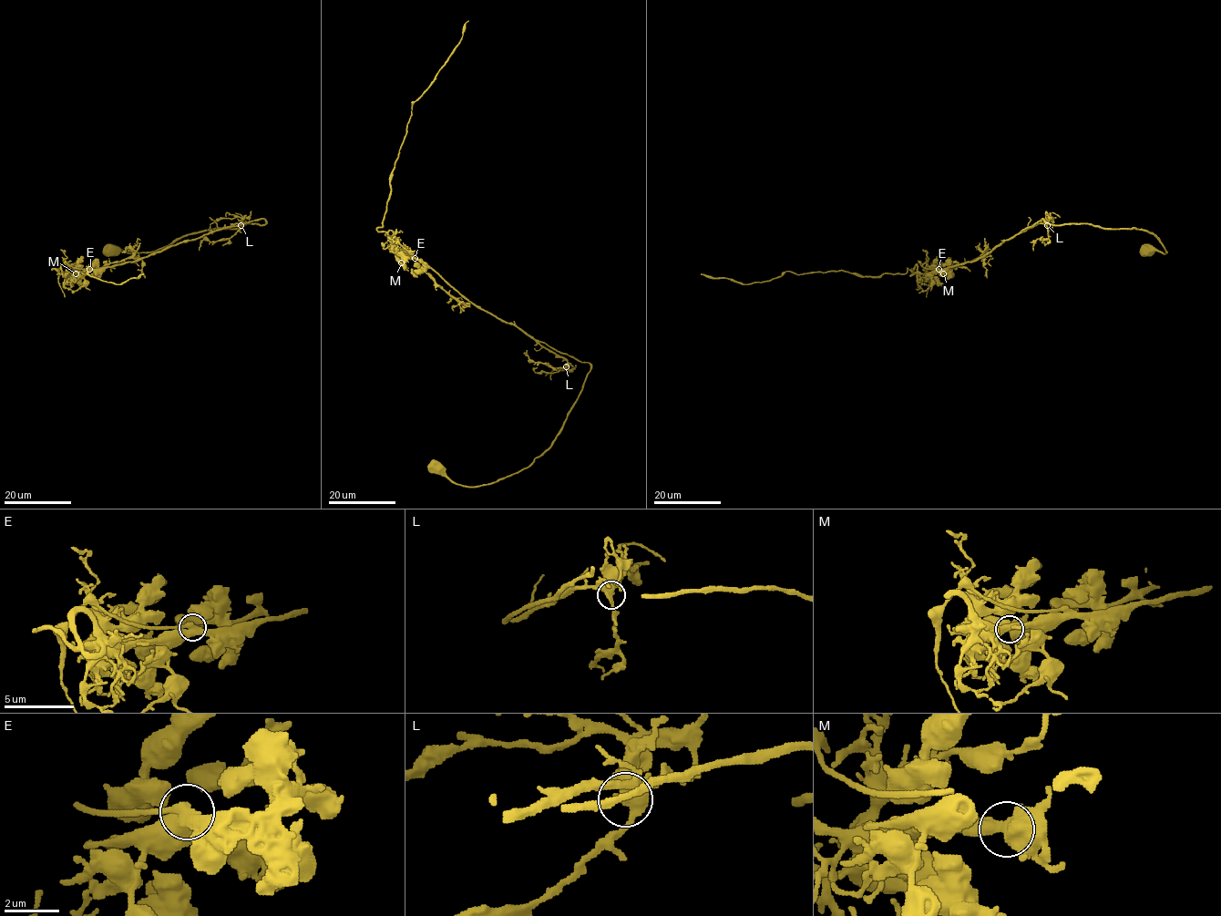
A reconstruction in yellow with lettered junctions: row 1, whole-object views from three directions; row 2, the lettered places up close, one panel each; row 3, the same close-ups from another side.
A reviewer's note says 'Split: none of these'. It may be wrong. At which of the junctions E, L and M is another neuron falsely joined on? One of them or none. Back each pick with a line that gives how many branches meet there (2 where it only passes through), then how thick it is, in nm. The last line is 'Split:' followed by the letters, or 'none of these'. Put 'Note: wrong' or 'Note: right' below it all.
E: 2 branches meet; 550 nm thick
Split: E
Note: wrong

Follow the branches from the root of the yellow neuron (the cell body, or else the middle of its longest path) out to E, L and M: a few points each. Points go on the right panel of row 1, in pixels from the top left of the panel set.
E: (1147, 250), (1166, 252), (1153, 233), (1144, 230), (1084, 223), (1051, 225), (1042, 219), (982, 257), (938, 269)
L: (1147, 250), (1166, 252), (1153, 233), (1136, 229), (1051, 225), (1042, 219), (1022, 230), (1047, 225)
M: (1147, 250), (1166, 252), (1153, 233), (1144, 230), (1051, 225), (1042, 219), (982, 257), (927, 273), (943, 273)

